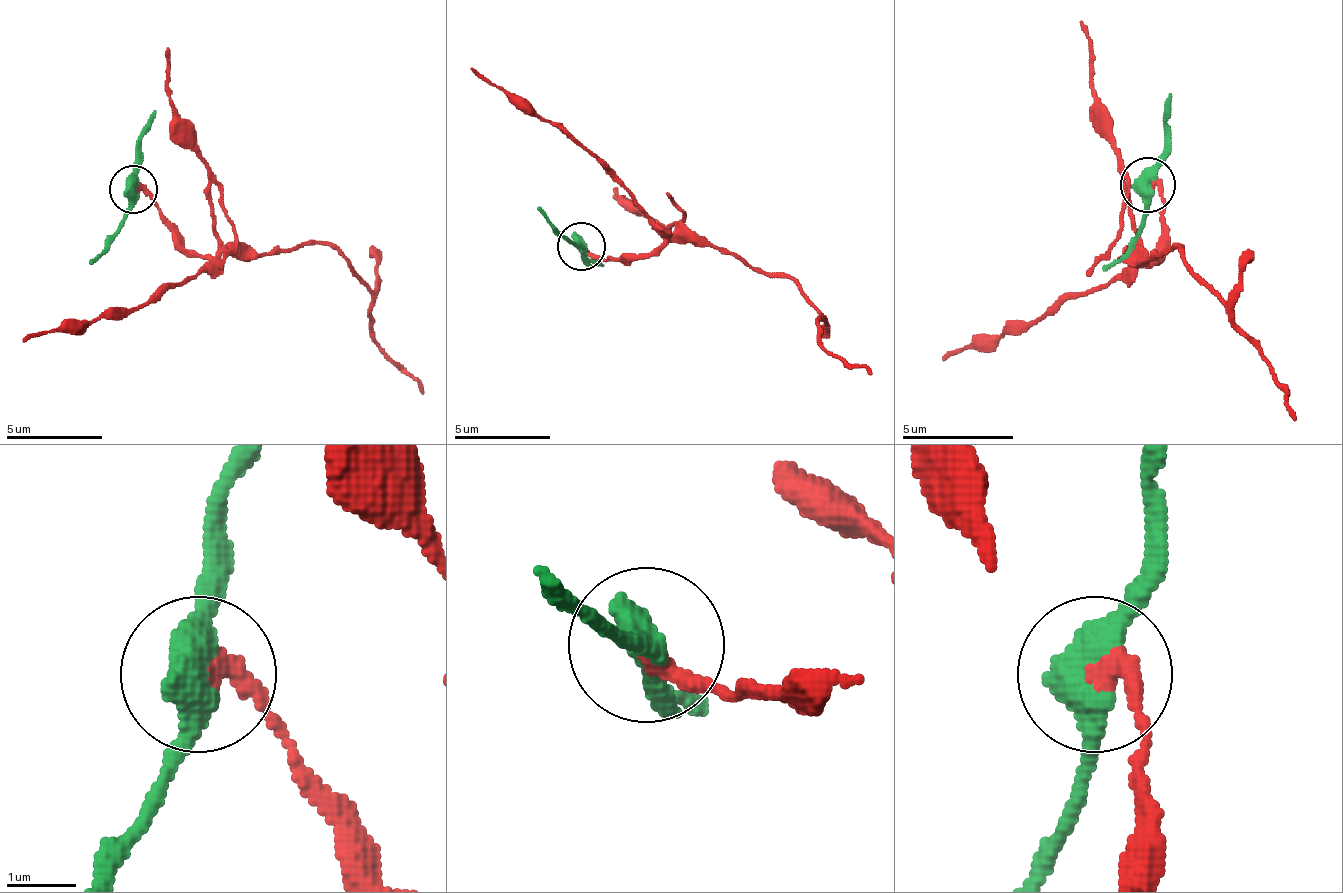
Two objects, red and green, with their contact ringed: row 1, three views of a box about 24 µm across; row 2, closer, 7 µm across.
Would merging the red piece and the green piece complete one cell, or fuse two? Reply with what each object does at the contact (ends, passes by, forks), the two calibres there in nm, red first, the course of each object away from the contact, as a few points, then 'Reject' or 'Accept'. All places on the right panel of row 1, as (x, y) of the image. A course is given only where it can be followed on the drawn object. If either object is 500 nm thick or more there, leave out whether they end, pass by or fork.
At the ring red ends. At the ring green passes by. Thickness 340 nm (red) against 480 nm. Course of red: (1149, 186), (1160, 191), (1160, 252), (1149, 264), (1144, 252), (1177, 252), (1260, 352), (1294, 419). Course of green: (1149, 186), (1138, 236), (1105, 269). Reject

